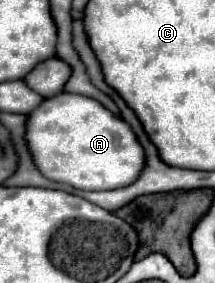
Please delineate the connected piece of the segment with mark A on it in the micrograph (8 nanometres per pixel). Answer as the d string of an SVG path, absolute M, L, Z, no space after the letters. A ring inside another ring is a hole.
M61 92L57 96L45 98L33 112L29 112L25 122L25 142L33 164L37 170L53 182L69 184L77 190L113 190L117 186L129 186L133 178L137 178L141 166L145 164L145 154L141 144L137 142L135 134L131 132L129 124L121 118L113 116L107 108L103 108L97 100Z

